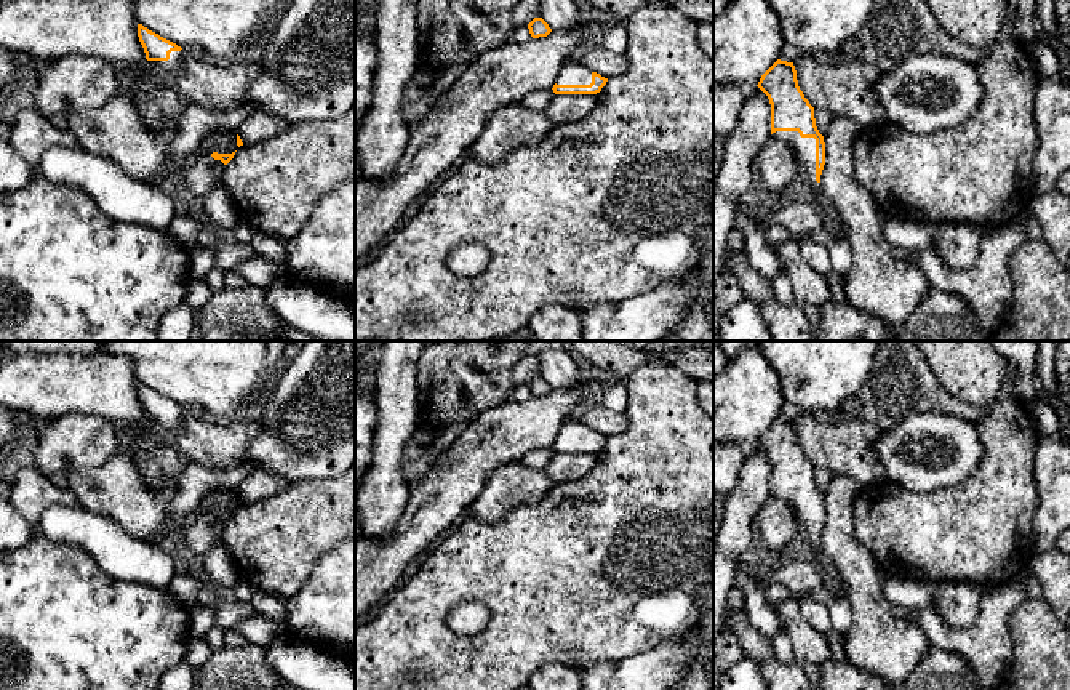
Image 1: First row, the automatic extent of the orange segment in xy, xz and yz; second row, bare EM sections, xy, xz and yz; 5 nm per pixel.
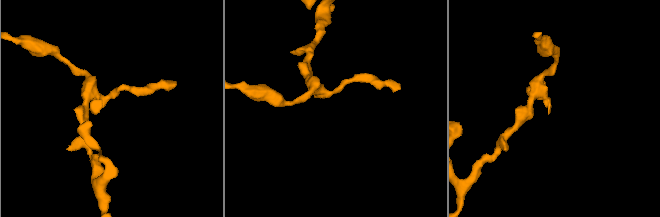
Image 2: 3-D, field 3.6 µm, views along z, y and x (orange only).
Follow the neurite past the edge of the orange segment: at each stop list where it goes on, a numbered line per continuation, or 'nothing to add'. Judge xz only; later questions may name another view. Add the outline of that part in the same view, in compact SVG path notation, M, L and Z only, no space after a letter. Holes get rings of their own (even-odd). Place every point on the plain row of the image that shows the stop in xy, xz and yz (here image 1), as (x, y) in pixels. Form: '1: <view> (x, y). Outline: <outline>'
1: xz (573, 431). Outline: M579 415L565 421L557 437L557 443L590 443L590 442L592 429L581 421Z

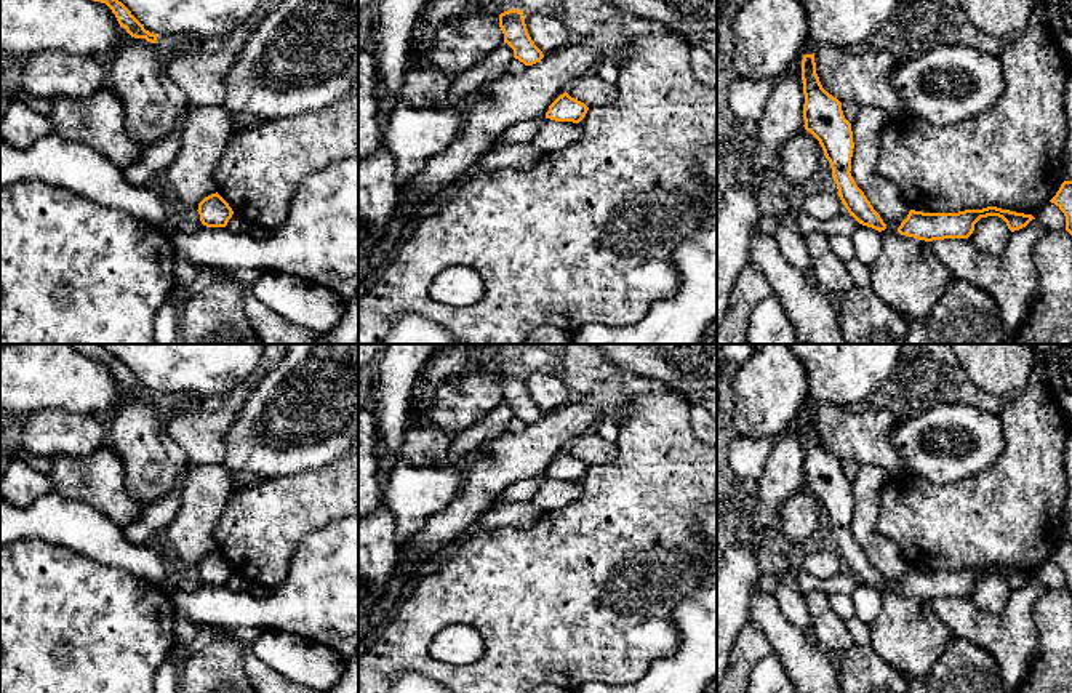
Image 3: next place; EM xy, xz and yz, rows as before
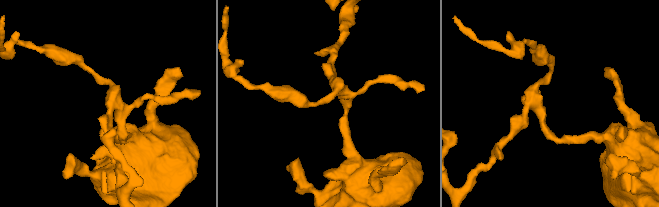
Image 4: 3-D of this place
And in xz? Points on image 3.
nothing to add

